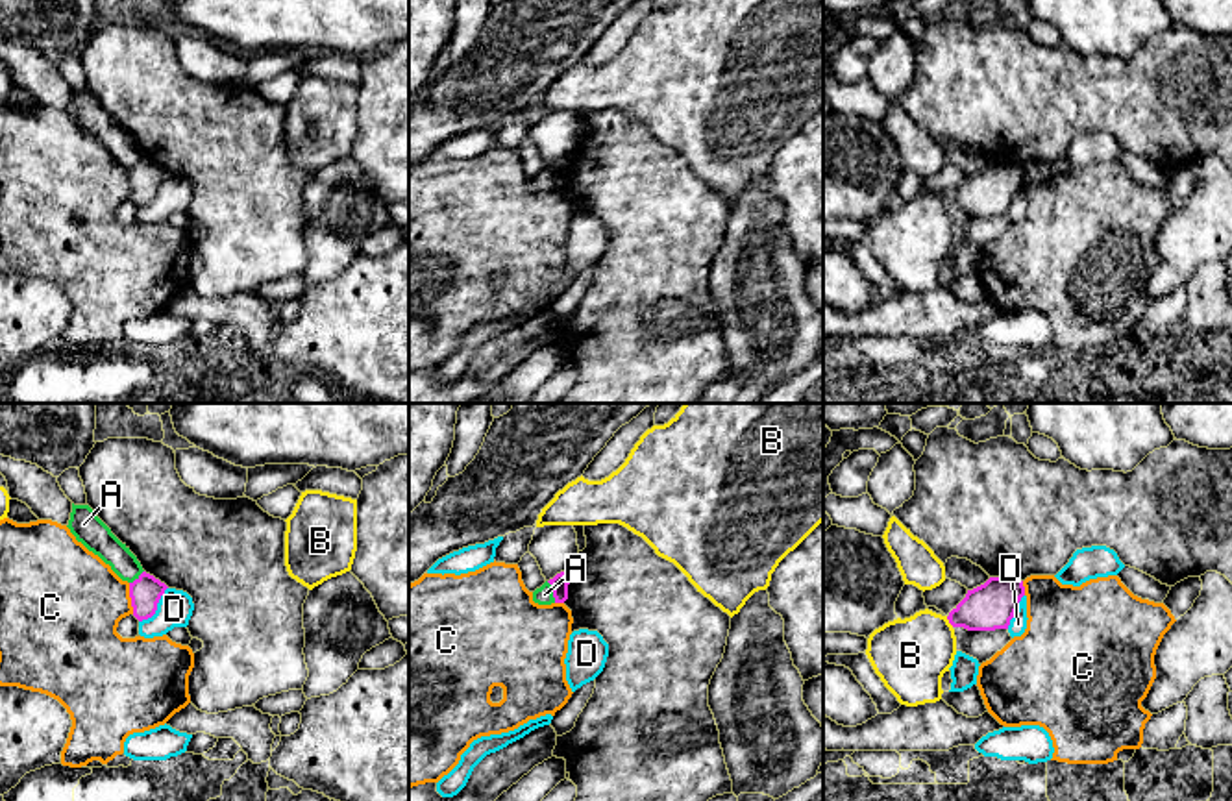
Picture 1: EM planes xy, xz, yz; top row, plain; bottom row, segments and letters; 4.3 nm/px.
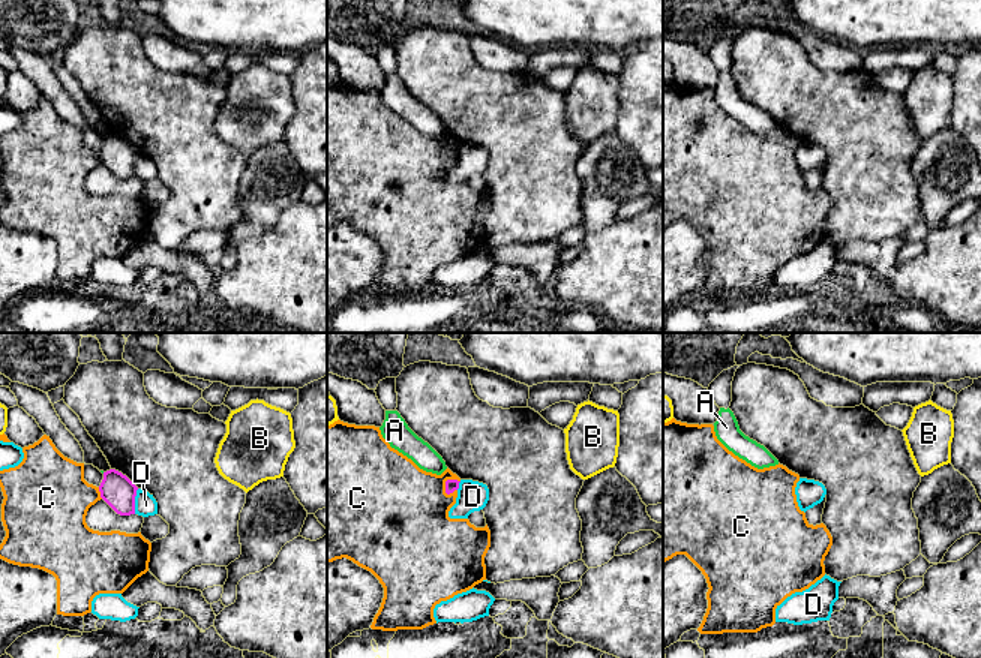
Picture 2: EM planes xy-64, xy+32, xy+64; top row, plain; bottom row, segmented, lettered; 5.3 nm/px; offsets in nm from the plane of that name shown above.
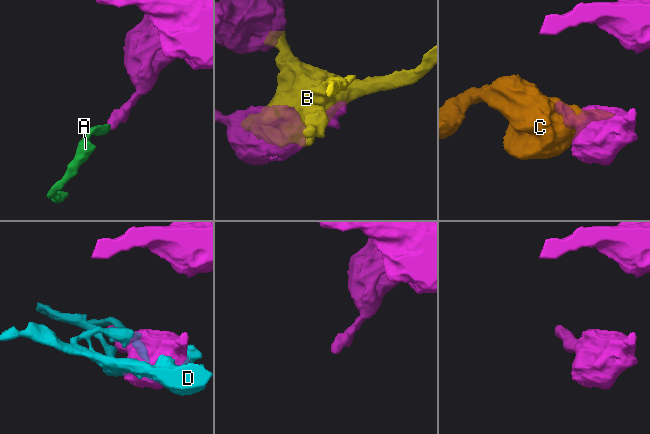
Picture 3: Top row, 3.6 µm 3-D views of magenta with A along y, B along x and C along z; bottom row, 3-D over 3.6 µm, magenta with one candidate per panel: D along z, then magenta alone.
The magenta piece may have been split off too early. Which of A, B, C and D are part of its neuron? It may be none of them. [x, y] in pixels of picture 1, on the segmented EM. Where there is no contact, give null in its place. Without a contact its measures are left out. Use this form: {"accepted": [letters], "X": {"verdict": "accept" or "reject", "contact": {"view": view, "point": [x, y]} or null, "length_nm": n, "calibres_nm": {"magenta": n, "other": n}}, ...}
{"accepted": [], "A": {"verdict": "reject", "contact": {"view": "xz", "point": [554, 592]}, "length_nm": 100, "calibres_nm": {"magenta": 80, "other": 80}}, "B": {"verdict": "reject", "contact": {"view": "yz", "point": [949, 622]}, "length_nm": 60, "calibres_nm": {"magenta": 200, "other": 320}}, "C": {"verdict": "reject", "contact": {"view": "xy", "point": [132, 598]}, "length_nm": 140, "calibres_nm": {"magenta": 140, "other": 420}}, "D": {"verdict": "reject", "contact": {"view": "xy", "point": [156, 607]}, "length_nm": 200, "calibres_nm": {"magenta": 140, "other": 160}}}

